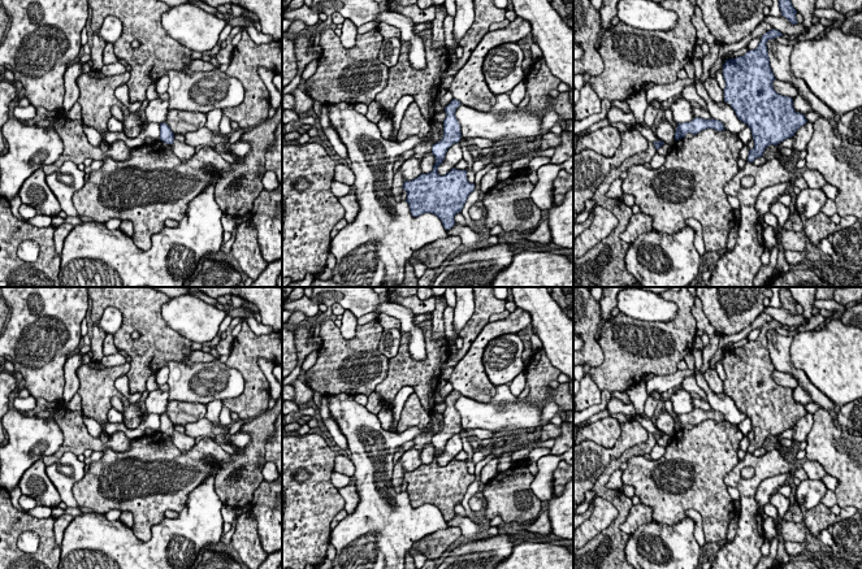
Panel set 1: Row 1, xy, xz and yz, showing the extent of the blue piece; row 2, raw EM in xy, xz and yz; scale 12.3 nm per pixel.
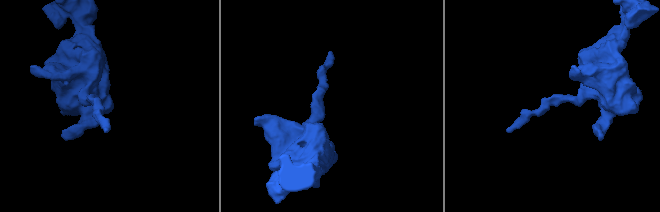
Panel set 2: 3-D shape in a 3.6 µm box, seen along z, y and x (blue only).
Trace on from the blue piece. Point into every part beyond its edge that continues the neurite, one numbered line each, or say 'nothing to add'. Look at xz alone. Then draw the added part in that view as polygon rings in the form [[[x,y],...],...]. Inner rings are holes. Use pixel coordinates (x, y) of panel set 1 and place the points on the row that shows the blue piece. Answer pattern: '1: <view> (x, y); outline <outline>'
nothing to add

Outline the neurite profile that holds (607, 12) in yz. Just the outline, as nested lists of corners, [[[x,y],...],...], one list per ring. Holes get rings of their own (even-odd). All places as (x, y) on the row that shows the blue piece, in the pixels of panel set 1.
[[[602,0],[601,14],[601,34],[614,25],[614,18],[616,17],[618,3],[620,0]]]

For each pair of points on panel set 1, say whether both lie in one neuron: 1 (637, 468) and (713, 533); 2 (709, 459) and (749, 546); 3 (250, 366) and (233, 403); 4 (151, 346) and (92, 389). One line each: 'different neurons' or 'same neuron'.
1: same neuron
2: different neurons
3: same neuron
4: different neurons

